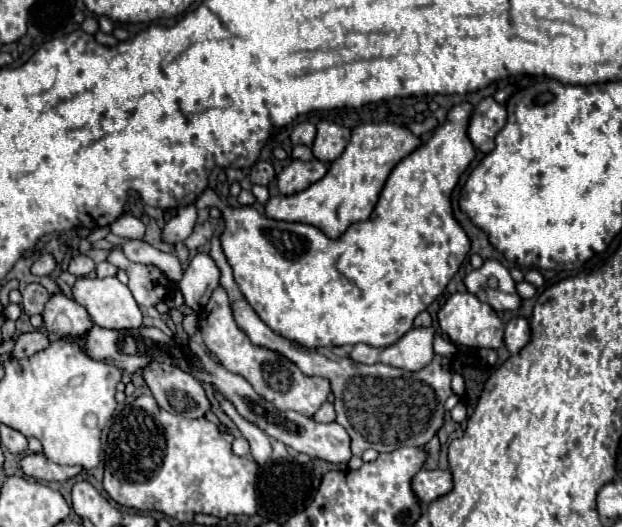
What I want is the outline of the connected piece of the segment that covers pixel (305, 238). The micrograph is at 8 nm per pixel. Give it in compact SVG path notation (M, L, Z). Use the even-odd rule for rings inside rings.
M469 104L455 106L447 122L437 126L433 138L395 166L371 218L351 224L337 240L325 236L311 224L271 220L251 206L223 208L223 252L233 268L241 294L271 330L289 340L299 340L299 344L307 344L307 348L353 346L359 342L383 348L413 328L415 316L445 290L471 250L471 240L453 218L451 206L451 192L461 172L465 172L475 158L475 150L467 138L469 114Z

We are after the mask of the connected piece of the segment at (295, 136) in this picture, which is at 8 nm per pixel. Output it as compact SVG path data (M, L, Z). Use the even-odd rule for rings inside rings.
M303 122L303 124L297 124L297 126L293 128L293 132L291 132L291 142L293 142L293 144L313 146L315 134L317 134L315 124L311 124L311 122Z

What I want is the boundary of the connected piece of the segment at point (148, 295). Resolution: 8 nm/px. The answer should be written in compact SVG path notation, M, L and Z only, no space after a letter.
M115 248L107 256L107 262L115 264L117 268L127 272L129 290L139 306L155 306L157 302L165 300L169 296L169 292L173 290L173 284L167 280L167 276L163 272L159 272L159 268L135 264L135 262L127 260L119 248Z

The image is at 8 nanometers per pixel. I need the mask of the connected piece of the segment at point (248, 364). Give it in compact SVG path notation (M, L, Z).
M217 286L213 290L211 300L201 310L201 314L199 314L199 330L203 334L205 346L213 352L213 356L229 372L243 376L255 388L255 392L259 392L259 396L263 400L271 402L279 410L295 410L295 412L301 412L303 416L311 418L321 408L321 404L327 400L327 396L331 392L331 386L329 386L327 378L305 376L283 354L279 354L275 350L269 350L269 348L263 348L263 346L255 346L249 340L249 336L237 326L237 322L233 318L231 300L229 300L229 296L227 296L223 286Z

